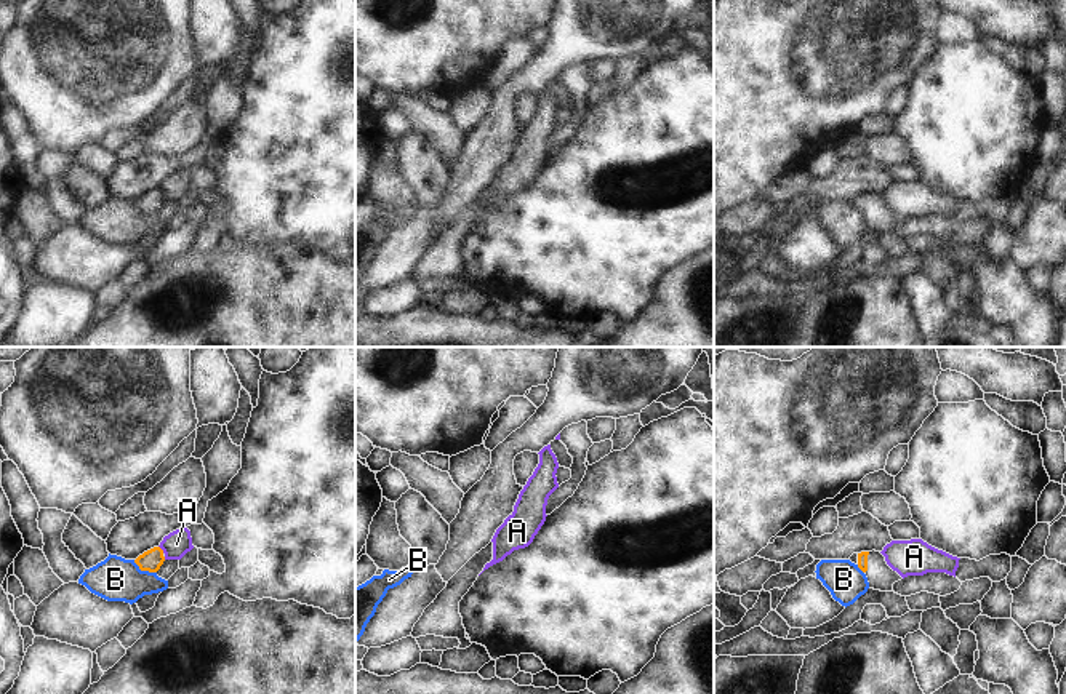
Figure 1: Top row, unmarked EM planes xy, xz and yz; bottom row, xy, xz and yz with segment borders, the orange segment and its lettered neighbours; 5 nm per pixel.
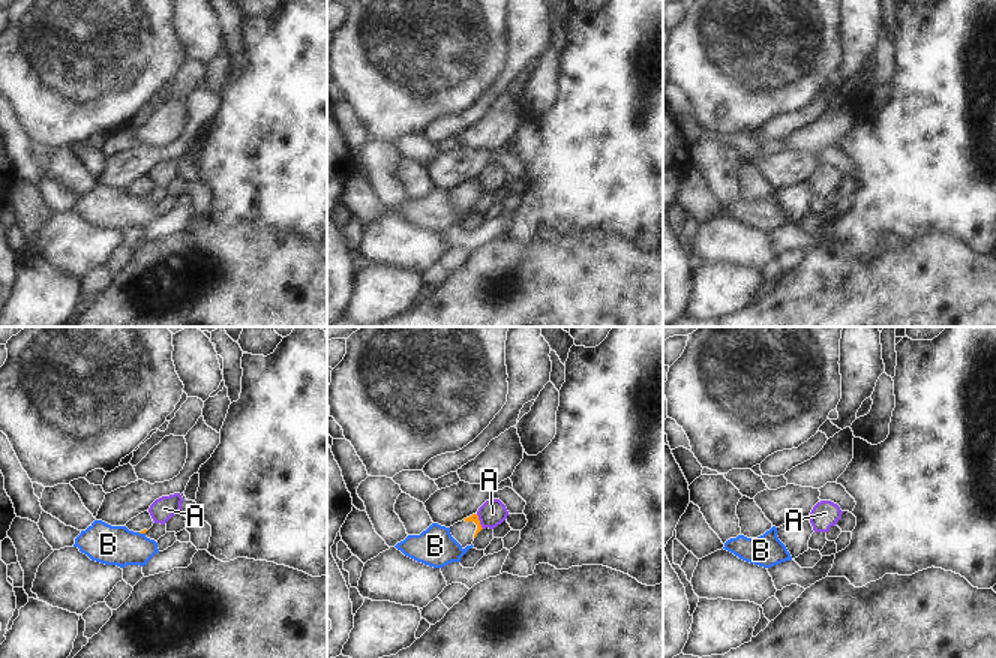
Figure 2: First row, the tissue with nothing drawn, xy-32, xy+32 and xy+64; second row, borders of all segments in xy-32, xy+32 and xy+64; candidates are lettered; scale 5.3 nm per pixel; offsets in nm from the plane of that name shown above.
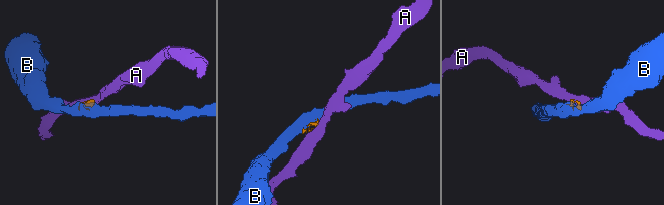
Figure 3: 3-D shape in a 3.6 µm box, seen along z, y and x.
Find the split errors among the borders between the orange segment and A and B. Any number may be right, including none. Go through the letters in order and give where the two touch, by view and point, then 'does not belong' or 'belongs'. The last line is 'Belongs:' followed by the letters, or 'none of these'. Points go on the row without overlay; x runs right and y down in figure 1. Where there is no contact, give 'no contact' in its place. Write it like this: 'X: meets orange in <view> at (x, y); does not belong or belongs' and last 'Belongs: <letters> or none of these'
A: meets orange in xy at (160, 191); does not belong
B: meets orange in xy at (144, 211); does not belong
Belongs: none of these

